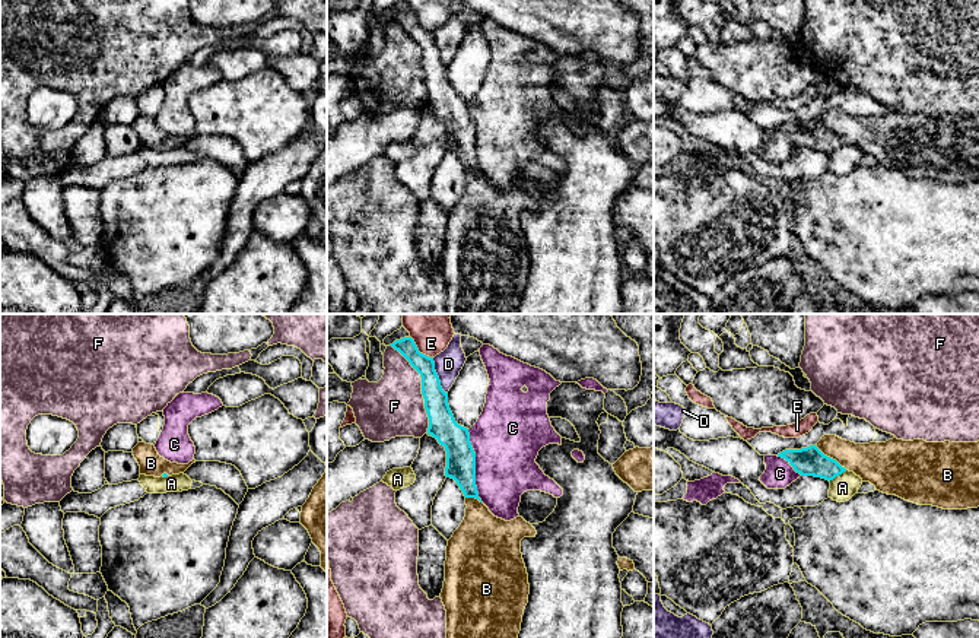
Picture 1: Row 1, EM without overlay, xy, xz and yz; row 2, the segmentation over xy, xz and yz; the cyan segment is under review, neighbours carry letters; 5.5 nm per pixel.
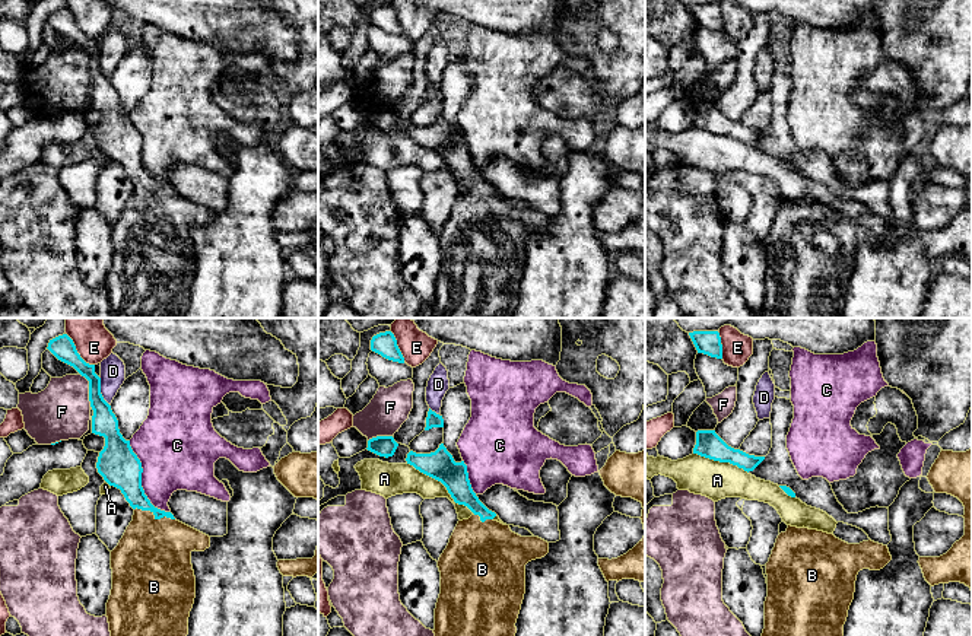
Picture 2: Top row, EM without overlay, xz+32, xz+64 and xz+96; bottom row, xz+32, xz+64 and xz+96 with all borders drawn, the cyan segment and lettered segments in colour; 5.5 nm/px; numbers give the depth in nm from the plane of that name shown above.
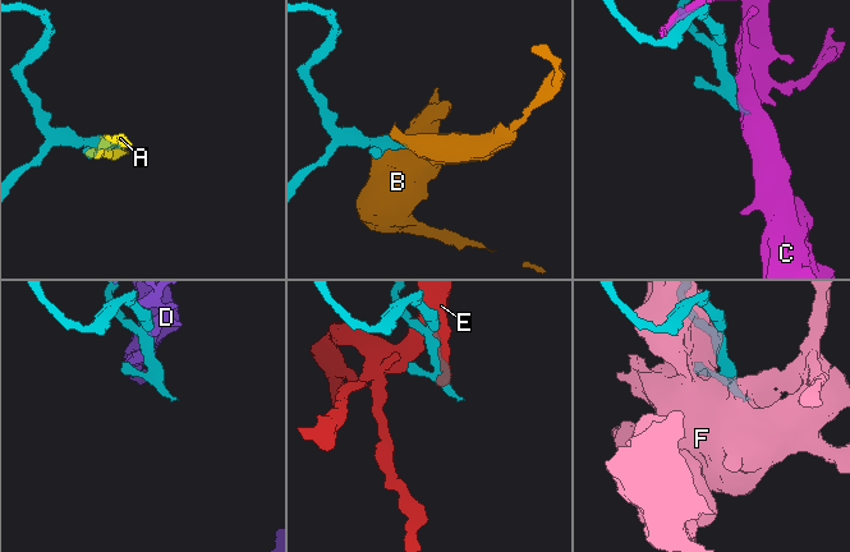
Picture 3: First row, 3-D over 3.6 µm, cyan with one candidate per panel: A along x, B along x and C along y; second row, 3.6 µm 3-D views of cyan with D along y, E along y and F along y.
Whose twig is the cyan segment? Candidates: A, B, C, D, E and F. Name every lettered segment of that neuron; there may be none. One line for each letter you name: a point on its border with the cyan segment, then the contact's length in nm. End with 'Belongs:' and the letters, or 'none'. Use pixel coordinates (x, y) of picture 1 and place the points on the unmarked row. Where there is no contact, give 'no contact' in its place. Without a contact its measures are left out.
B: meets cyan in yz at (829, 130); contact 220 nm long
Belongs: B

